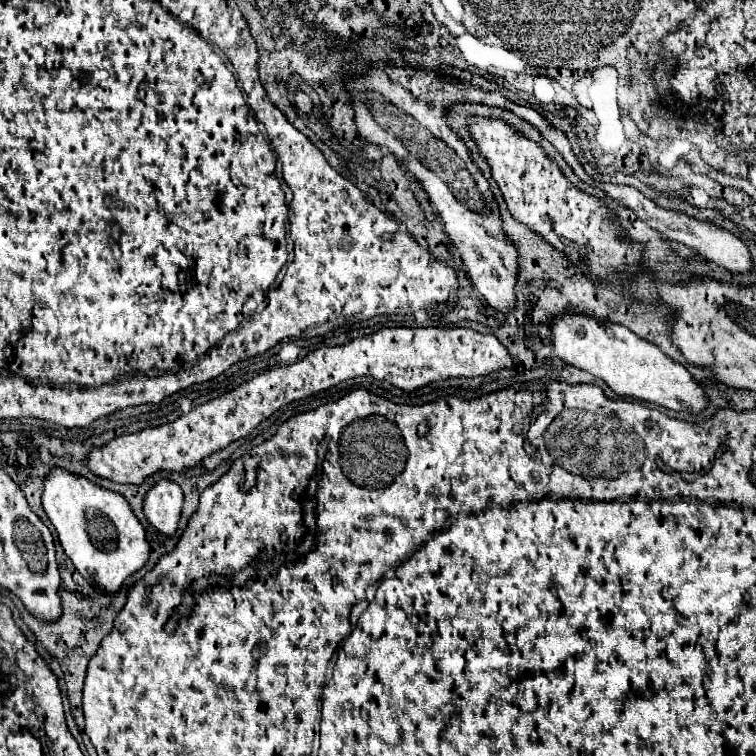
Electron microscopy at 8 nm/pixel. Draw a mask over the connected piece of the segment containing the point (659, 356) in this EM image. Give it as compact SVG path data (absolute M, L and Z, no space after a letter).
M567 310L551 316L549 330L551 346L559 360L605 380L605 384L619 396L647 400L681 412L699 412L707 404L705 392L681 364L667 358L655 344L639 338L625 326L611 322L601 324L589 314Z

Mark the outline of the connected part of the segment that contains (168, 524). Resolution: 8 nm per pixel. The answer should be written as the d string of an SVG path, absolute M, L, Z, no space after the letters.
M163 478L143 498L143 512L147 520L161 532L171 536L177 530L181 516L183 492L177 482Z

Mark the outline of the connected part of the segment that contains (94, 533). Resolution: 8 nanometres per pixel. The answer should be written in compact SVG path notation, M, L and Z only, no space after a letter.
M53 468L43 480L41 500L65 554L79 574L99 590L117 592L125 578L147 562L151 548L145 530L121 494L105 490L65 468Z

